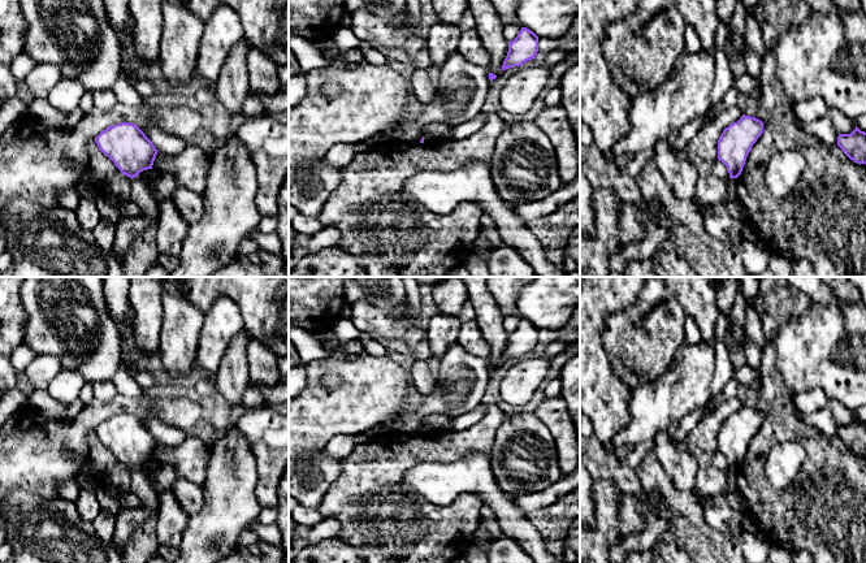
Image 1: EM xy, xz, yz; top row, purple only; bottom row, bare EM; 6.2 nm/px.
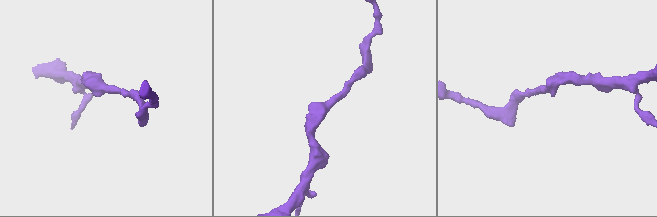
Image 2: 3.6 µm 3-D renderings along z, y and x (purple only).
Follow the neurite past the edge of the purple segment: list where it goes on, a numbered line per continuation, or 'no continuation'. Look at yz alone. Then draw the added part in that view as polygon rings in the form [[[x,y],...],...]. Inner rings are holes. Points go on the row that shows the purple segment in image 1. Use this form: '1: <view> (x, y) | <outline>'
no continuation

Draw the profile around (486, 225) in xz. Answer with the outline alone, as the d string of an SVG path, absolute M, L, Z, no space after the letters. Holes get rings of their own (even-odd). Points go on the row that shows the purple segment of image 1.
M482 212L482 216L480 218L480 230L482 230L489 241L490 250L494 250L502 244L501 237L498 231L495 230L495 225L490 216L485 212Z

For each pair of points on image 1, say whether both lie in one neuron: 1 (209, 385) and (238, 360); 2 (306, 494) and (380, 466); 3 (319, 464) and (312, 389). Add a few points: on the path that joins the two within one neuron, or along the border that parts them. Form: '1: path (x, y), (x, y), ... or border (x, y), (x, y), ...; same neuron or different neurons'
1: border (212, 376), (220, 395); different neurons
2: border (342, 460), (340, 475), (316, 507); different neurons
3: border (321, 447), (302, 458); different neurons

